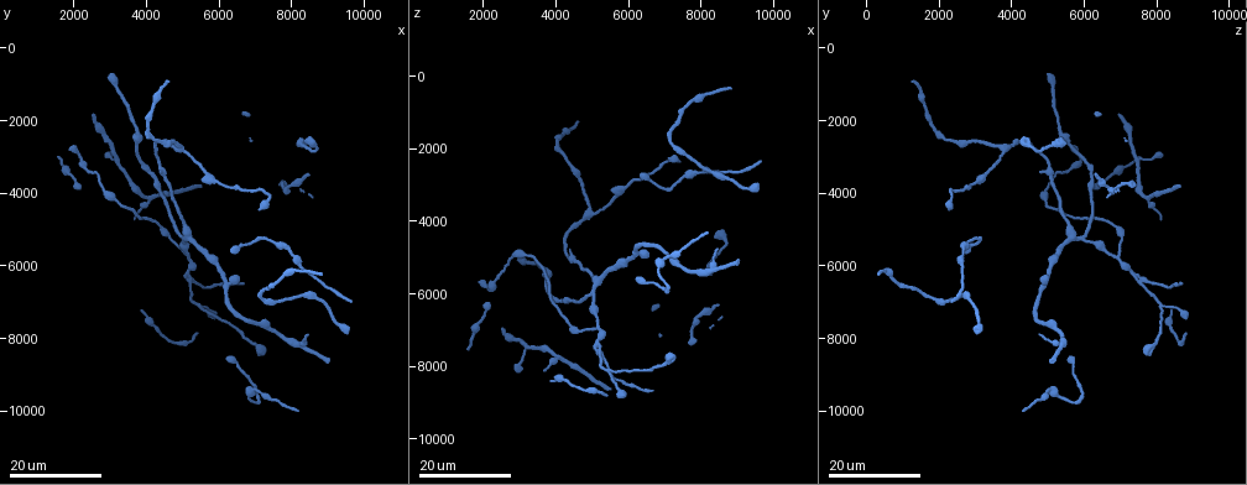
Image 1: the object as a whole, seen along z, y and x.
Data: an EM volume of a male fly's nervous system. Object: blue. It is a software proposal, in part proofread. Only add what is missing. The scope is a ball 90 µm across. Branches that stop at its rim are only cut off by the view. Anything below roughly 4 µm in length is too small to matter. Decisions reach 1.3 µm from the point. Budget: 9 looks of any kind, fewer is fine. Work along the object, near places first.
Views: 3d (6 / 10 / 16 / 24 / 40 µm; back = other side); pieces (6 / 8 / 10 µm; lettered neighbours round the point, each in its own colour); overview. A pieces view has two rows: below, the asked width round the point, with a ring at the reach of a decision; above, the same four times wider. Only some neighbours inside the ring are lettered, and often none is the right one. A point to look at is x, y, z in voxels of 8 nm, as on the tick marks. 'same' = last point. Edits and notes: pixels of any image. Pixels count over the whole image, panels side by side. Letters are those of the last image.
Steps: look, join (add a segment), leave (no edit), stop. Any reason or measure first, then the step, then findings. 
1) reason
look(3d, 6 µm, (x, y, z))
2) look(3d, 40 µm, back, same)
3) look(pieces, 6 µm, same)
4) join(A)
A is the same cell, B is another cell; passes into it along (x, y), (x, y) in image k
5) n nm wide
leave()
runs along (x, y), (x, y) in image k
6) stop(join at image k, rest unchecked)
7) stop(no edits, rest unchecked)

long arm stops here
look(3d, 24 µm, (3900, 7300, 8500))

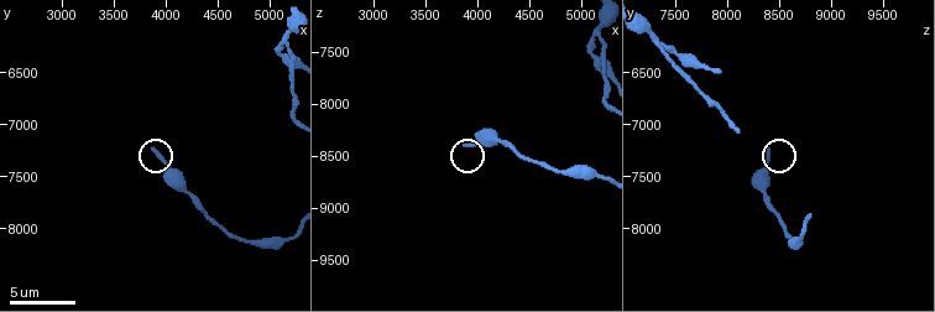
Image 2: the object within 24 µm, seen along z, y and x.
look(pieces, 8 µm, (3880, 7240, 8380))

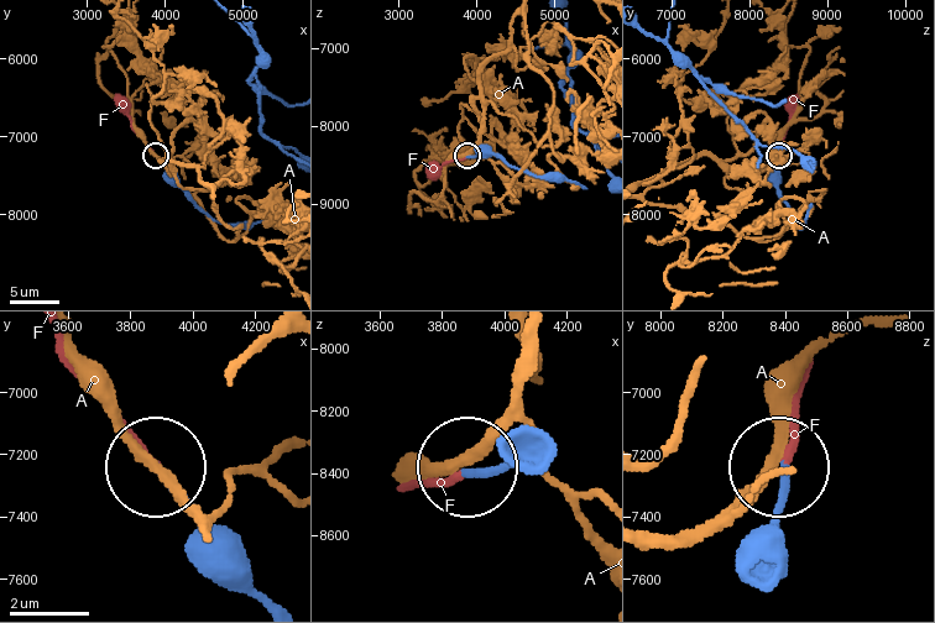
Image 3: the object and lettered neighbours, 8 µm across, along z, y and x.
join(F)
F is the same cell, A is another cell; passes into it along (787, 460), (800, 373) in image 3; the neuron continues

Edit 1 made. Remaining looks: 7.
branch stops here
look(3d, 24 µm, (3600, 4800, 8100))

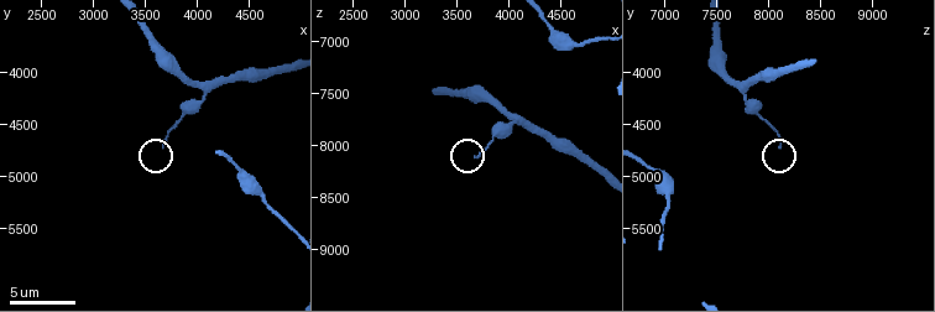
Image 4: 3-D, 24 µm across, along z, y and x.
look(pieces, 6 µm, (3680, 4680, 8100))

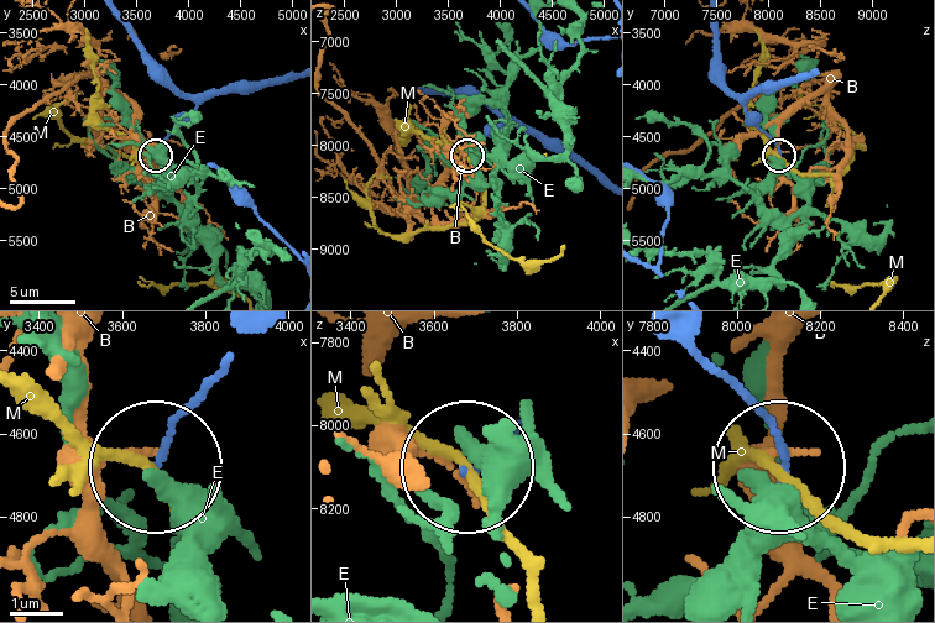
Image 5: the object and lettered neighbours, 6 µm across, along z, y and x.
leave()
B, E and M are other cells; none of them fits

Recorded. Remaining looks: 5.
an open end
look(3d, 16 µm, (2000, 2700, 5700))

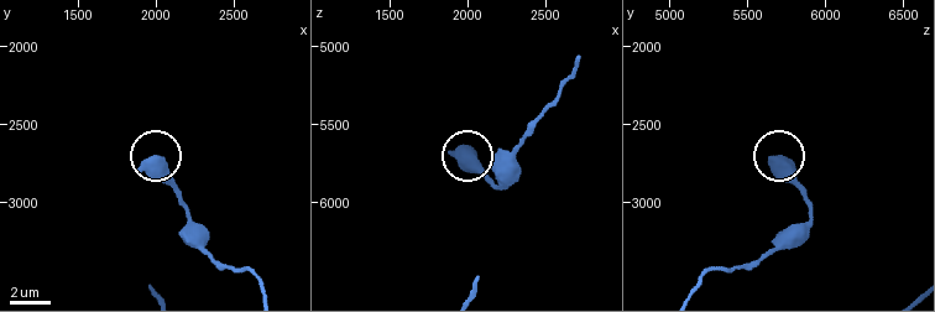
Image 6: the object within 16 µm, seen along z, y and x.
what lies round it
look(pieces, 8 µm, (1900, 2760, 5680))

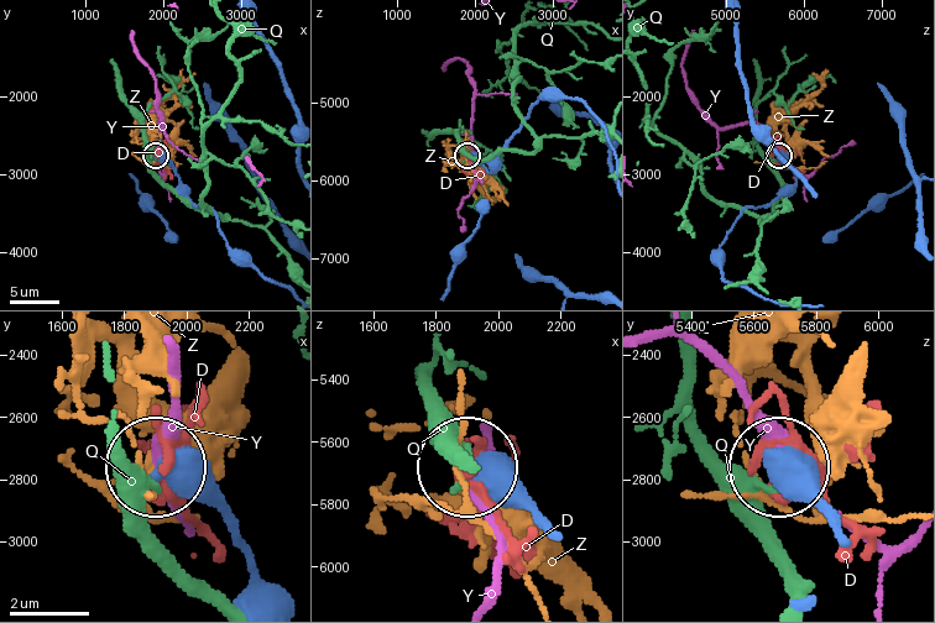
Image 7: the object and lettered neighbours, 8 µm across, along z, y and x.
470 nm wide
leave()
D, Q, Y and Z are other cells; no lettered segment goes on from it

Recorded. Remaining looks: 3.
an open end
look(3d, 24 µm, (4400, 3400, 4900))

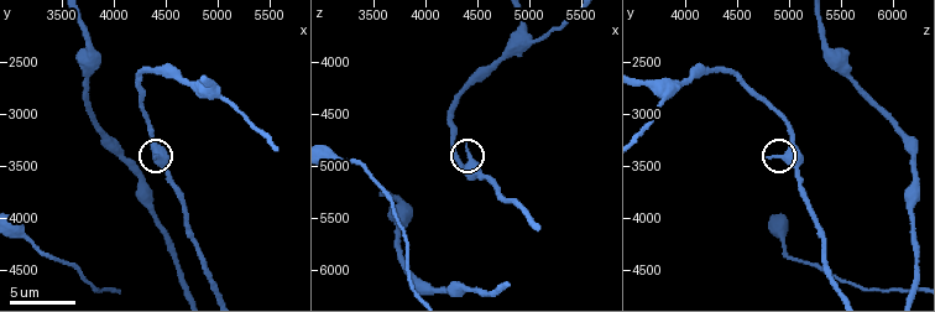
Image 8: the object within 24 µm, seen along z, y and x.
look(pieces, 10 µm, (4400, 3440, 4780))

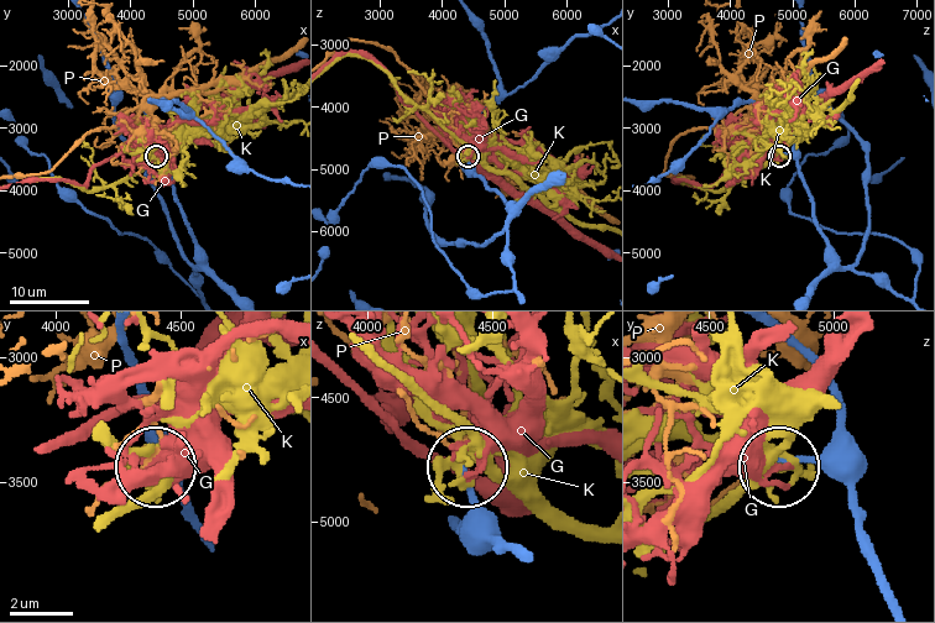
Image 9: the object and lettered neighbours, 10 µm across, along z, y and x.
140 nm wide
leave()
G, K and P are other cells; none of them fits

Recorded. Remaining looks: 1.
stop(join at image 3, rest unchecked)

